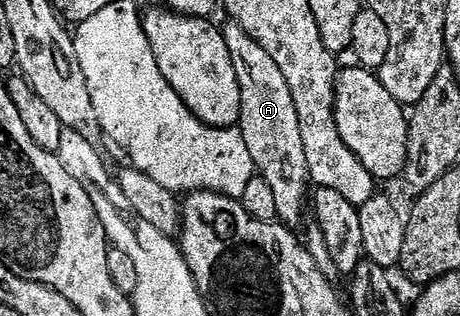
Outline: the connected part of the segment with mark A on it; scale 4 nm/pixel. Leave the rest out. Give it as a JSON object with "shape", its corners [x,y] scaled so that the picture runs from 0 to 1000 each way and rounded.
{"shape":[[[498,66],[487,76],[485,95],[493,155],[502,168],[502,206],[511,206],[511,244],[520,244],[524,285],[524,373],[520,411],[528,446],[537,446],[537,475],[546,484],[546,509],[557,551],[589,585],[598,620],[602,693],[622,712],[639,712],[667,680],[667,633],[676,617],[676,570],[667,535],[667,484],[659,472],[659,421],[650,421],[650,358],[641,358],[641,307],[633,307],[633,282],[624,282],[624,253],[607,206],[598,206],[589,168],[563,142],[517,73]]]}

